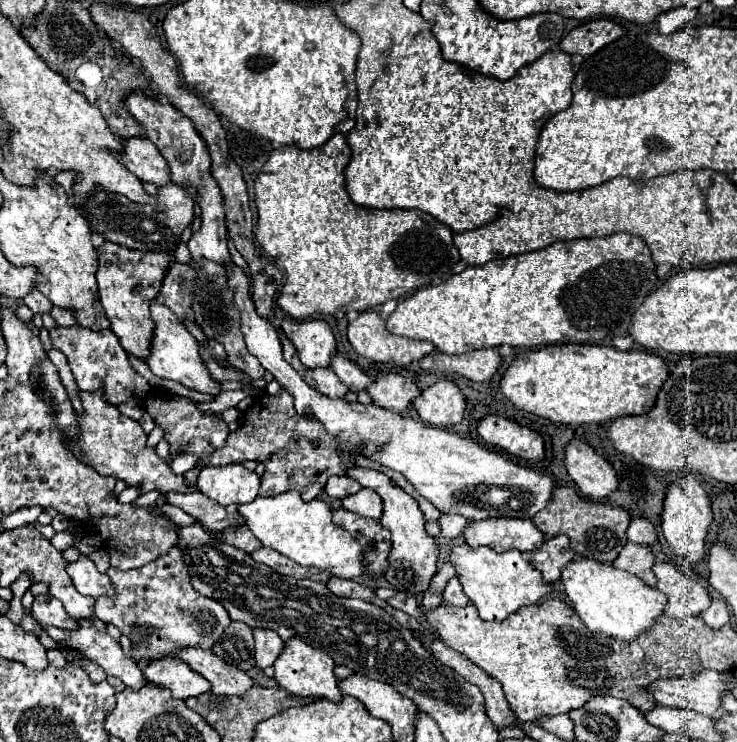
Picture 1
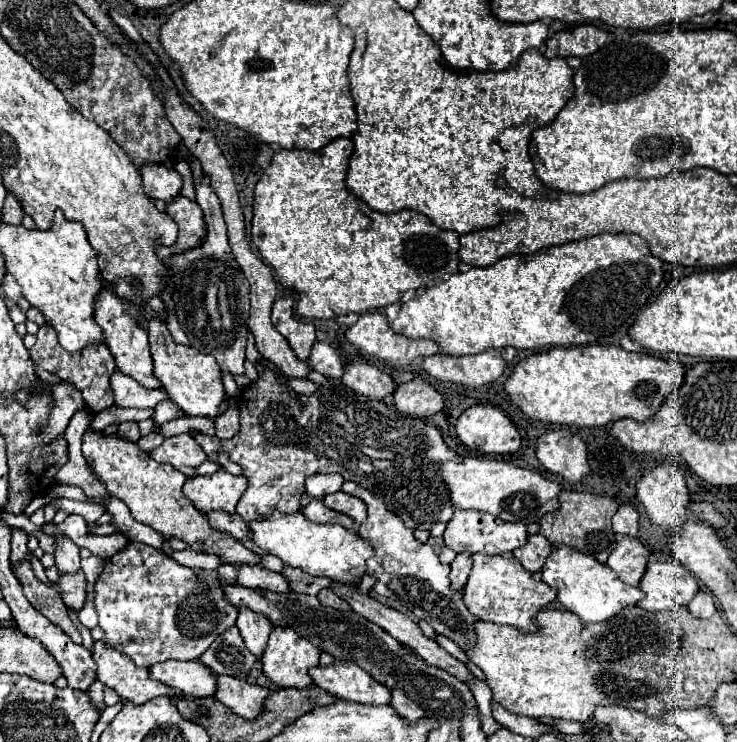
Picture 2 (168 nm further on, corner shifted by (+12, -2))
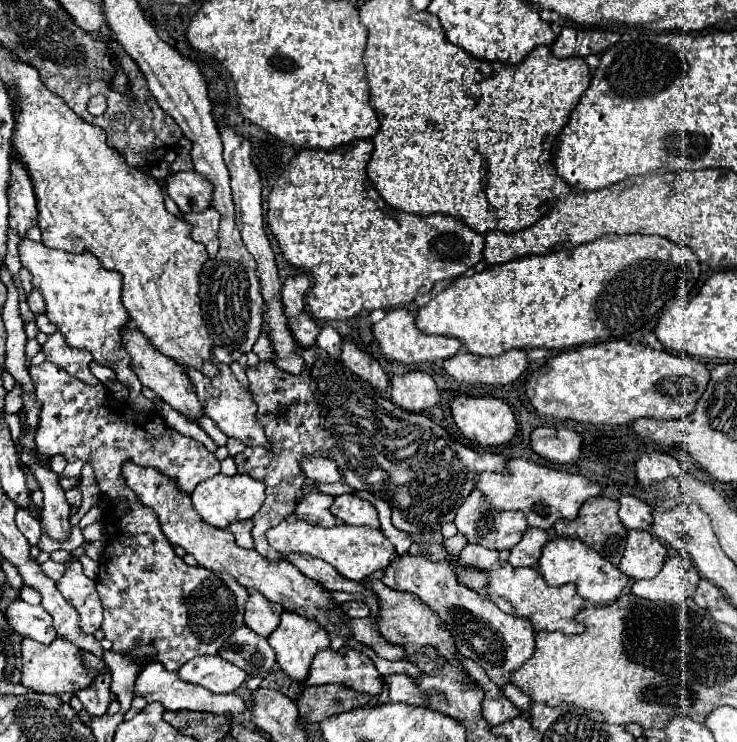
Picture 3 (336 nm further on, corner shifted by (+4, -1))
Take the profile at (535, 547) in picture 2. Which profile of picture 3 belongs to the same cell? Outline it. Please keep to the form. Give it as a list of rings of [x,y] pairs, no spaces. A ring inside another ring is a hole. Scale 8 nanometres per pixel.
[[[528,527],[528,531],[522,535],[522,541],[510,549],[508,561],[516,567],[538,567],[542,549],[548,541],[550,541],[550,537],[544,529]]]

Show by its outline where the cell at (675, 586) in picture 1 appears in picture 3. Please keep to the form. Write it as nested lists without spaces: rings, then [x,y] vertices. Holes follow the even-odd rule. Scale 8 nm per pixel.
[[[668,557],[662,571],[650,581],[634,581],[632,595],[648,601],[680,603],[696,591],[700,573],[690,557]]]

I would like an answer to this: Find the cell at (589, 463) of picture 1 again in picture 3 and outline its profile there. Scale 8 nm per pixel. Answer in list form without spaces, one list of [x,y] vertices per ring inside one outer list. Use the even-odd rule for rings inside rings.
[[[538,427],[532,431],[532,449],[558,465],[574,465],[582,453],[582,437],[570,429]]]

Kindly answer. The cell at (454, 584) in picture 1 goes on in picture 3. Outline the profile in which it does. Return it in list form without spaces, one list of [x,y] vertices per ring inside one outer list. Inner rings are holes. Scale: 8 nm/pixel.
[[[466,545],[460,553],[460,567],[474,567],[478,571],[492,569],[498,563],[498,553],[480,545]]]

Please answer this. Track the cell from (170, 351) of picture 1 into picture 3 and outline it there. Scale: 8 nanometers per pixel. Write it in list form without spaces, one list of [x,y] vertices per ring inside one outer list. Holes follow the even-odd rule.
[[[216,363],[216,367],[218,367],[218,373],[212,379],[206,377],[206,375],[202,375],[200,371],[196,371],[192,367],[184,367],[188,379],[192,381],[192,385],[196,389],[196,395],[198,395],[198,399],[202,403],[204,413],[228,437],[234,437],[234,439],[242,441],[244,445],[264,445],[264,447],[268,447],[268,439],[264,435],[264,429],[256,423],[256,409],[258,407],[252,401],[250,393],[246,393],[242,389],[242,385],[236,381],[236,377],[232,375],[232,371],[230,371],[230,367],[226,363]]]

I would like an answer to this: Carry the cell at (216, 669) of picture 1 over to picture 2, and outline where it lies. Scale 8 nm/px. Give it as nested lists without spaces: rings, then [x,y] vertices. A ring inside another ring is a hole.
[[[218,676],[218,690],[214,698],[232,708],[232,712],[236,712],[240,718],[256,720],[256,716],[260,716],[264,708],[264,700],[268,698],[268,694],[268,688],[248,684],[246,680]]]

